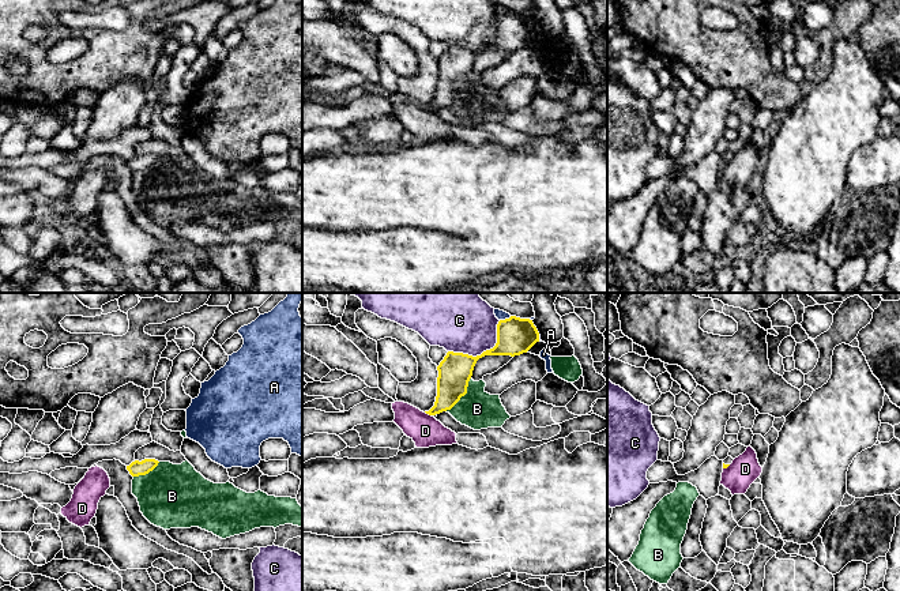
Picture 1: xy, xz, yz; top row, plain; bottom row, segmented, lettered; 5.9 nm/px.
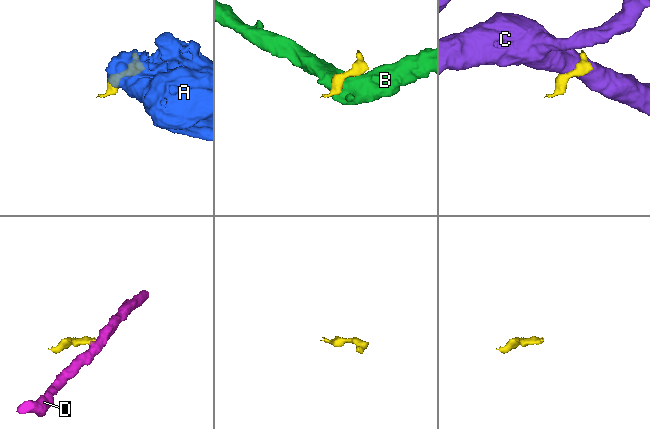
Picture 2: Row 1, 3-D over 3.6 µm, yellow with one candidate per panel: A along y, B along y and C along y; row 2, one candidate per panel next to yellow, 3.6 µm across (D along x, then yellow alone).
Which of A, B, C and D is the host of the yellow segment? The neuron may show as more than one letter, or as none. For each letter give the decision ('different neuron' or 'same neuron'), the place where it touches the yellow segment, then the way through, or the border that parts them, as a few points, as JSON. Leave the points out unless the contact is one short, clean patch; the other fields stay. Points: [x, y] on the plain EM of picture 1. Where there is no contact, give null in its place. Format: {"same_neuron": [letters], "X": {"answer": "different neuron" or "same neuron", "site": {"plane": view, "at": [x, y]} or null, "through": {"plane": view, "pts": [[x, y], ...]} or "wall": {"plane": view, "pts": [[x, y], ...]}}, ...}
{"same_neuron": [], "A": {"answer": "different neuron", "site": {"plane": "xz", "at": [505, 14]}, "wall": {"plane": "xz", "pts": [[511, 11], [500, 15]]}}, "B": {"answer": "different neuron", "site": {"plane": "xz", "at": [463, 90]}, "wall": {"plane": "xz", "pts": [[470, 72], [467, 86], [445, 105]]}}, "C": {"answer": "different neuron", "site": {"plane": "xz", "at": [484, 46]}}, "D": {"answer": "different neuron", "site": {"plane": "xz", "at": [428, 108]}, "wall": {"plane": "xz", "pts": [[425, 106], [430, 110]]}}}

